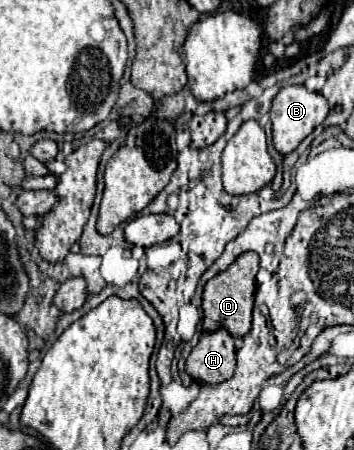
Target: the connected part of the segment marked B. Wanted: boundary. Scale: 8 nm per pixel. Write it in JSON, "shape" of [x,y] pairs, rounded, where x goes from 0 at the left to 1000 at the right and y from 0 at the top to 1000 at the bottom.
{"shape":[[[802,191],[802,196],[791,196],[791,204],[768,222],[768,240],[763,240],[774,329],[797,347],[819,342],[887,289],[893,276],[915,271],[915,262],[927,258],[927,249],[932,249],[932,236],[927,236],[927,227],[915,222],[910,209],[870,204],[859,191]]]}

